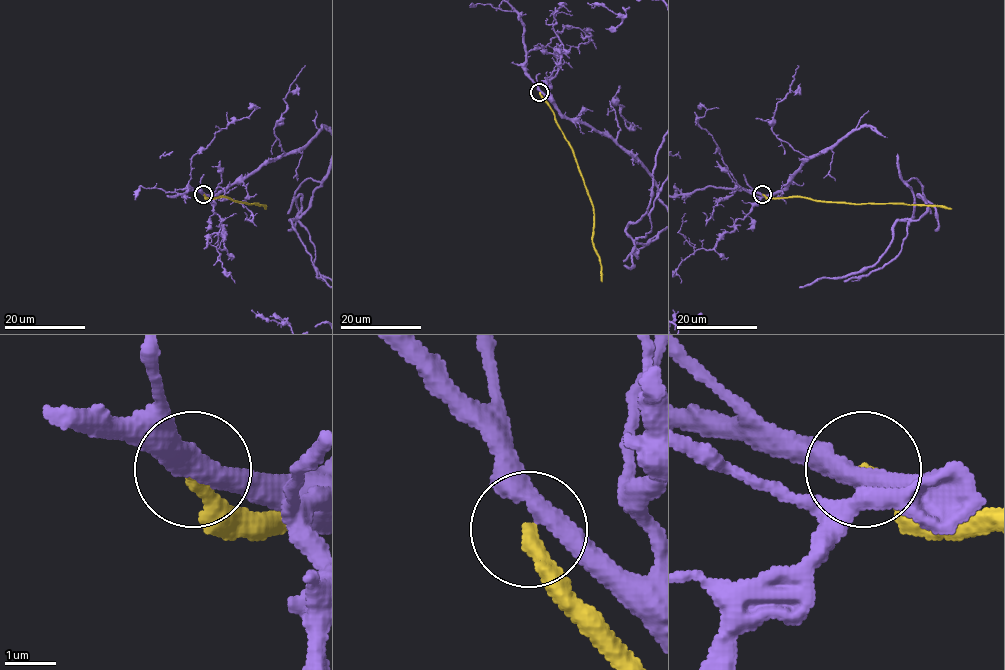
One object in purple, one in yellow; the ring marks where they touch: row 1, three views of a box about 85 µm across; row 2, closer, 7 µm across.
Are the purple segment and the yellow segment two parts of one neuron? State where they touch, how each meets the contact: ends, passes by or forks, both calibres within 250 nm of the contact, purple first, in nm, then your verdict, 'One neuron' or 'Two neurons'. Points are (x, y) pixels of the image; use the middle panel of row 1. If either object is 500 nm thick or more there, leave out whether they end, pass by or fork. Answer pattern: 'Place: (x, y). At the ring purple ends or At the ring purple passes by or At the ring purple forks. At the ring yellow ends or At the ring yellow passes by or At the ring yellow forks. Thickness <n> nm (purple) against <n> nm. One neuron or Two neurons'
Place: (539, 92). At the ring purple passes by. At the ring yellow ends. Thickness 380 nm (purple) against 320 nm. Two neurons

